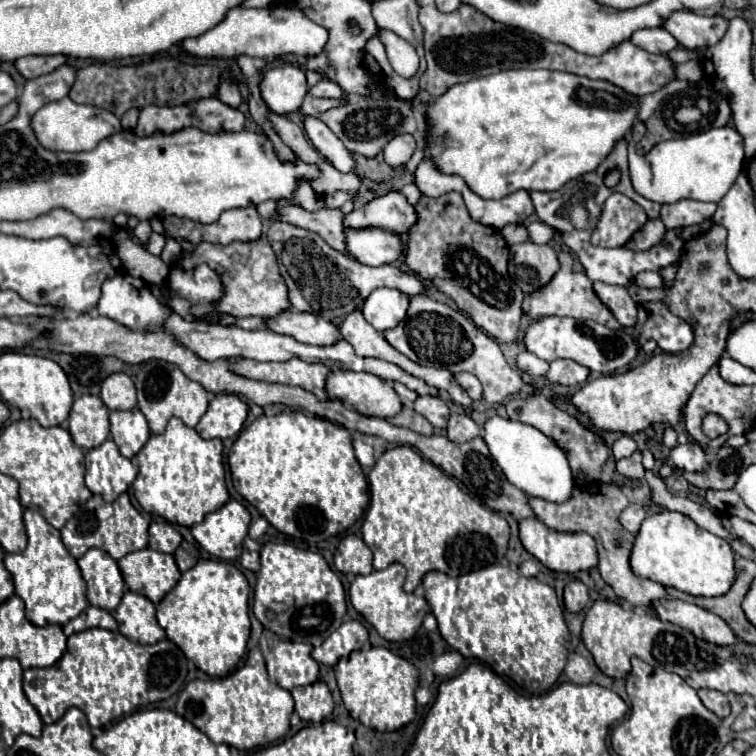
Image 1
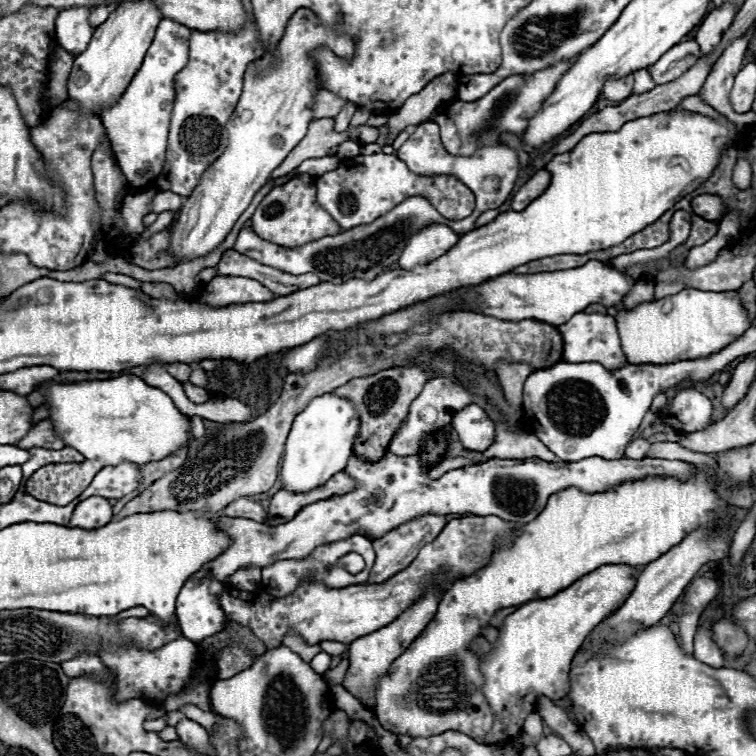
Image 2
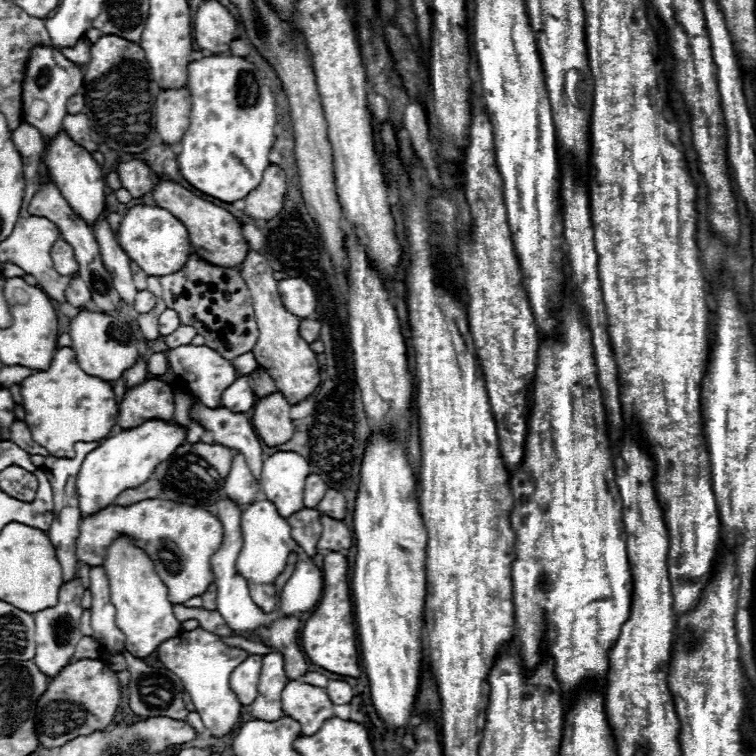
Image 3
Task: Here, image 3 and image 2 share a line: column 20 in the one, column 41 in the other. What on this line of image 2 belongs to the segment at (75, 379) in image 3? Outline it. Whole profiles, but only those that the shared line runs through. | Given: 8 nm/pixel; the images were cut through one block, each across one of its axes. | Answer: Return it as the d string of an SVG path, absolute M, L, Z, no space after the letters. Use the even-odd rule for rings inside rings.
M126 374L112 380L52 382L44 380L36 386L48 406L48 418L56 436L84 454L90 464L88 480L105 466L120 462L146 464L162 460L192 440L190 418L180 414L168 394L144 384L142 378Z

